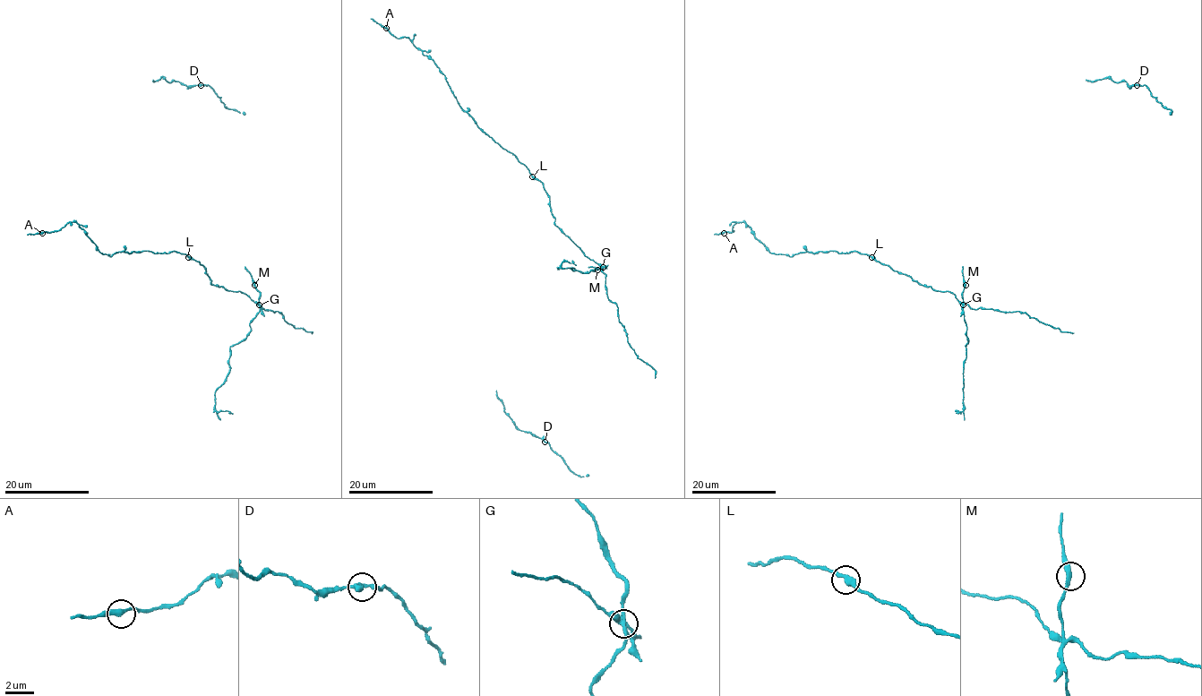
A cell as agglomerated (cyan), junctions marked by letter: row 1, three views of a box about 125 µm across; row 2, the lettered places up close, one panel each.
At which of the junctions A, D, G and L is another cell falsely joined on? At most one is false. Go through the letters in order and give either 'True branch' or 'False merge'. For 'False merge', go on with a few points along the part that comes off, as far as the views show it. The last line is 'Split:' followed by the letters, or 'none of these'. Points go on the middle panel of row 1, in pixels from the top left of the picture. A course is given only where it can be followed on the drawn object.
A: True branch
D: True branch
G: False merge. Course of the part to remove: (603, 268), (584, 273), (573, 270), (573, 268), (558, 268), (564, 262), (576, 265)
L: True branch
Split: G

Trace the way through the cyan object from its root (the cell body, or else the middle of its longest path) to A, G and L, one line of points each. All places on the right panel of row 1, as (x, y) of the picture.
A: (964, 286), (960, 302), (950, 291), (921, 285), (868, 254), (771, 253), (742, 221), (724, 233)
G: (964, 286), (963, 305)
L: (964, 286), (963, 301), (960, 302), (950, 291), (939, 291), (921, 285), (871, 257)

